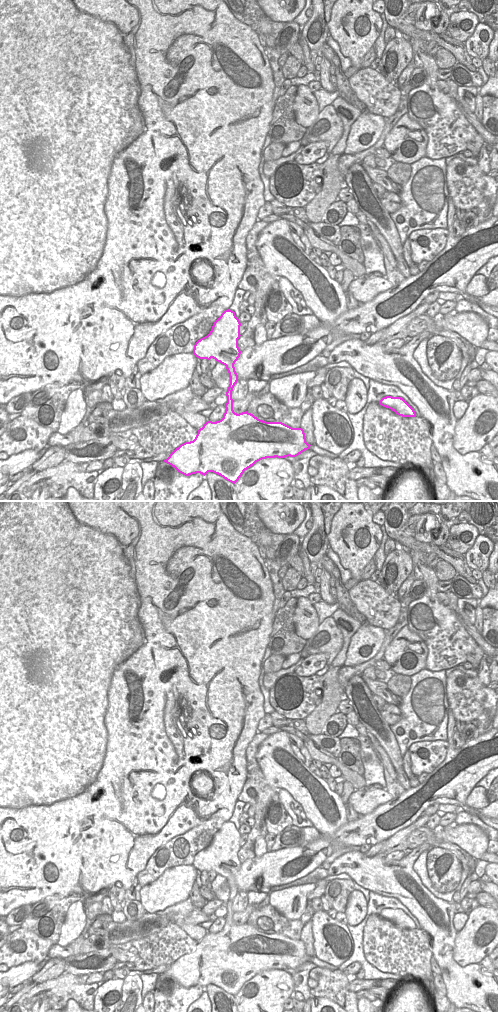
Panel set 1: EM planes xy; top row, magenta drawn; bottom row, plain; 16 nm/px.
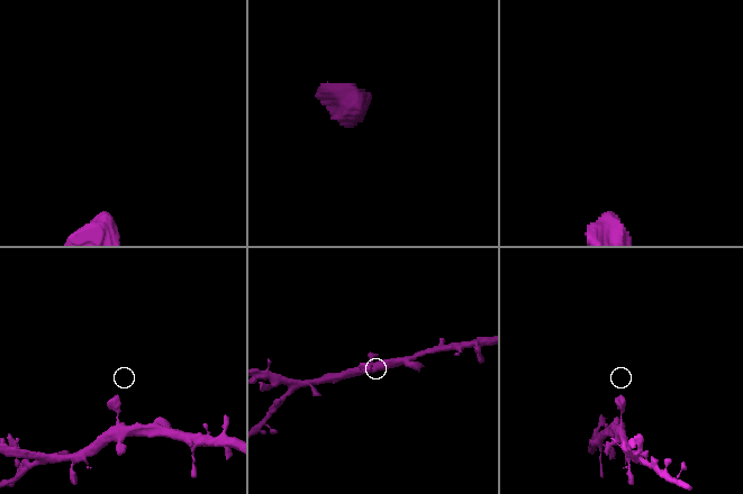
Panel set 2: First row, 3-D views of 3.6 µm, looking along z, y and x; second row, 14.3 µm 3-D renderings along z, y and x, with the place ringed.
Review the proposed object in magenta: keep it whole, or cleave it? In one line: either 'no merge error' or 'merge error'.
no merge error

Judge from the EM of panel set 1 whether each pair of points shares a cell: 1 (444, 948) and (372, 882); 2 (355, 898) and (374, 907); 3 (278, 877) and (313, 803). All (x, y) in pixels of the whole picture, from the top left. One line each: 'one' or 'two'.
1: one
2: two
3: two

